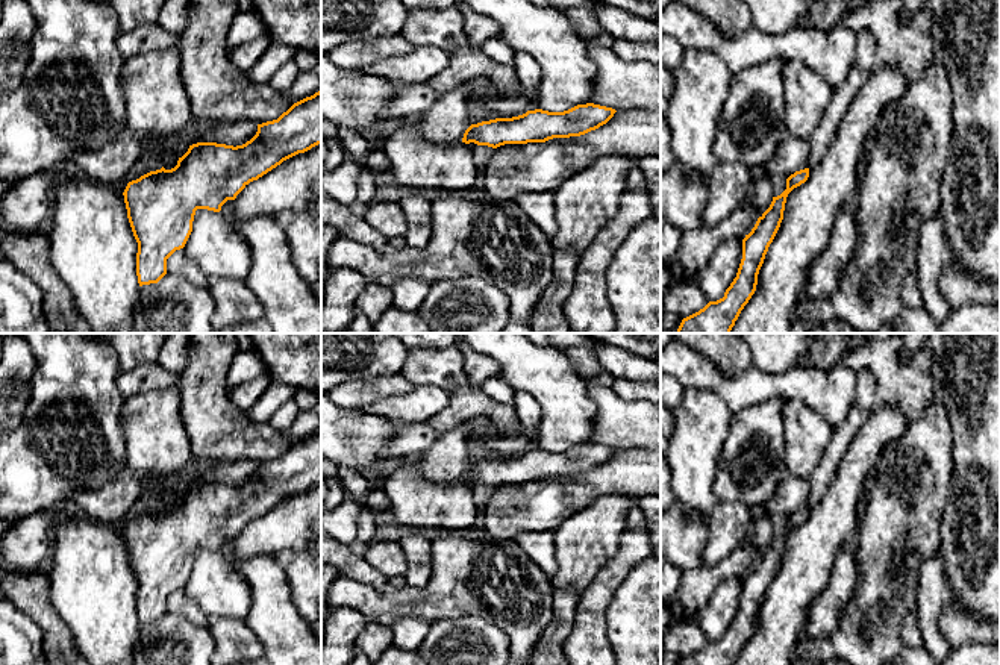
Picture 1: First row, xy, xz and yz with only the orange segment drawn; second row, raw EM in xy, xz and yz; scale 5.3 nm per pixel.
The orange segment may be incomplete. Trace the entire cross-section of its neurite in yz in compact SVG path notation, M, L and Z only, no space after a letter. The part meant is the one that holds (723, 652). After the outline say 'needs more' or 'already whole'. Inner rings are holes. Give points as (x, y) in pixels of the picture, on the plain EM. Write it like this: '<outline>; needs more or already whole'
M805 507L786 518L786 529L773 536L770 547L742 579L742 598L736 617L726 629L724 636L709 641L698 651L683 657L680 665L735 665L741 650L756 630L759 609L783 559L786 536L794 527L805 523L808 517L809 507Z; already whole

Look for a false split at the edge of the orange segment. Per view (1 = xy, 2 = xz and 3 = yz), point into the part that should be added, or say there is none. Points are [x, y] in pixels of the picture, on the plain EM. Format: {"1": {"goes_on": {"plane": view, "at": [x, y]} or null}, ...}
{"1": {"goes_on": null}, "2": {"goes_on": null}, "3": {"goes_on": null}}

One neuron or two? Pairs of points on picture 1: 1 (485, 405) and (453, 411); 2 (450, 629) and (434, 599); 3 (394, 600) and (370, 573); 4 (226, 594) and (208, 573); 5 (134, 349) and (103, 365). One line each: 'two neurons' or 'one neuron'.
1: one neuron
2: two neurons
3: two neurons
4: one neuron
5: two neurons

